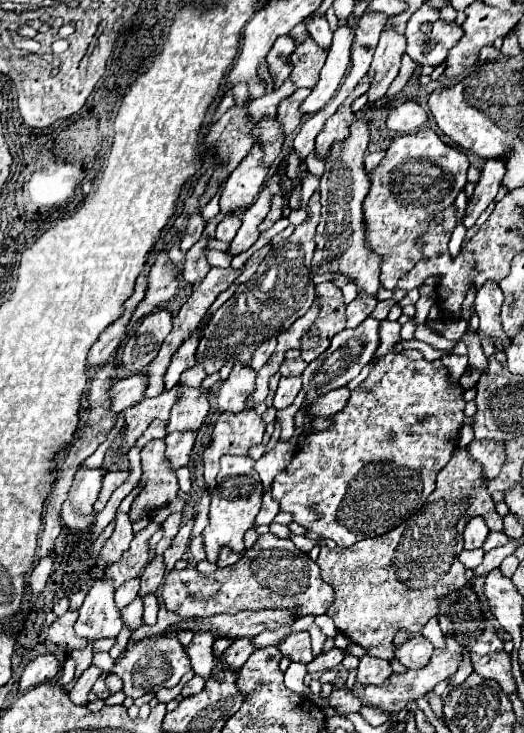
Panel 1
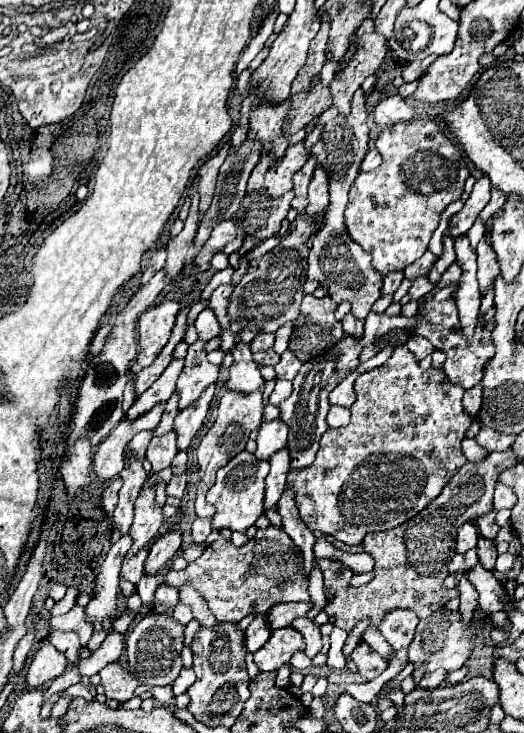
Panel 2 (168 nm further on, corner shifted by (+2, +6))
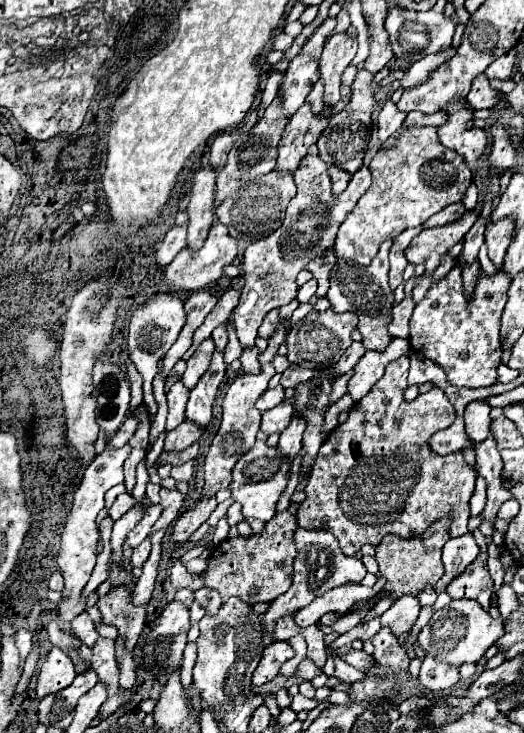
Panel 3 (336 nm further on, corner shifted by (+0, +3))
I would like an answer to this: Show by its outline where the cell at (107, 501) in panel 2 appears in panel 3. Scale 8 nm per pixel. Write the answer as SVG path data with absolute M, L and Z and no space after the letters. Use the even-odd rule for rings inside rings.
M121 494L121 496L117 496L115 498L115 502L113 502L113 506L109 508L109 516L111 516L111 520L119 520L123 514L127 514L133 506L137 506L137 500L133 498L133 496L129 496L129 494Z

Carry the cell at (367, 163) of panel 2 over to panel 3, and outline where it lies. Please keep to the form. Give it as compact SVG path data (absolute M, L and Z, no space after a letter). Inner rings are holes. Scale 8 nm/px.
M315 144L307 150L305 158L299 162L293 176L295 176L297 188L305 188L305 190L297 190L297 192L309 192L309 194L297 194L297 196L307 196L307 200L301 202L295 196L287 206L287 216L285 216L283 226L279 230L275 230L273 234L269 234L267 238L261 238L257 242L249 244L245 254L243 254L241 268L243 268L245 286L243 286L237 308L233 310L231 320L235 324L239 342L247 348L255 346L257 328L261 326L263 316L269 310L281 308L281 306L289 304L291 300L295 300L295 296L297 296L297 284L295 284L297 274L313 258L317 258L323 250L327 250L335 244L335 234L337 234L337 228L341 226L343 218L357 204L361 194L371 186L371 172L369 172L367 166L363 166L357 174L353 174L351 184L345 192L333 194L327 164L319 158ZM315 186L321 188L317 192L317 202L315 202Z

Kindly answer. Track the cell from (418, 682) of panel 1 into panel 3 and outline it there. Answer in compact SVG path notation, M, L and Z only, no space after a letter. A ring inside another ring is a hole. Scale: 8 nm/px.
M453 600L443 610L435 612L427 626L419 632L419 644L423 652L435 654L441 662L461 666L465 662L479 662L489 646L503 636L503 618L491 618L475 600Z

